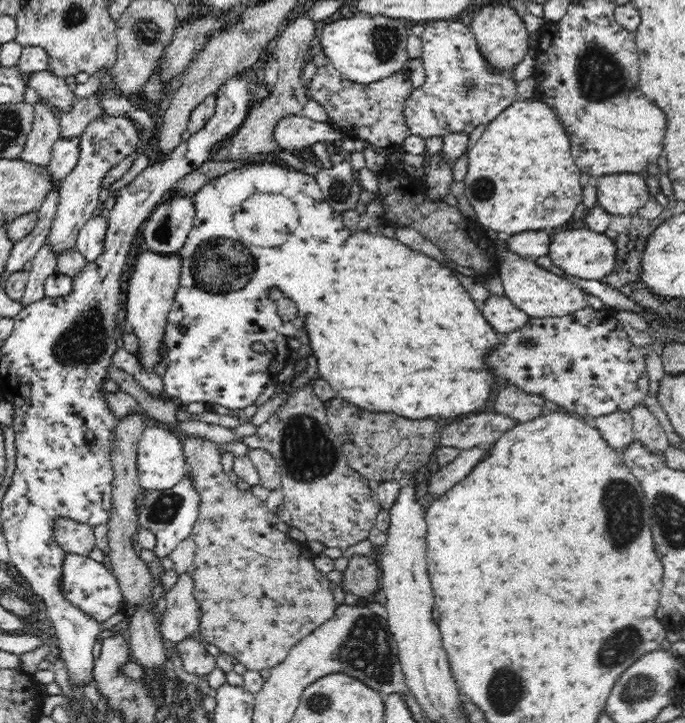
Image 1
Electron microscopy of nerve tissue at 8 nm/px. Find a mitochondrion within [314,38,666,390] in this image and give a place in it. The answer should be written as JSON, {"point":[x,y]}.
{"point":[600,76]}

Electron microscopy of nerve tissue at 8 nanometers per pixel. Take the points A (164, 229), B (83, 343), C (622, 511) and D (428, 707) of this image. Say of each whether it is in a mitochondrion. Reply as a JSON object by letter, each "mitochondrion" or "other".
{"A":"mitochondrion","B":"mitochondrion","C":"mitochondrion","D":"other"}

